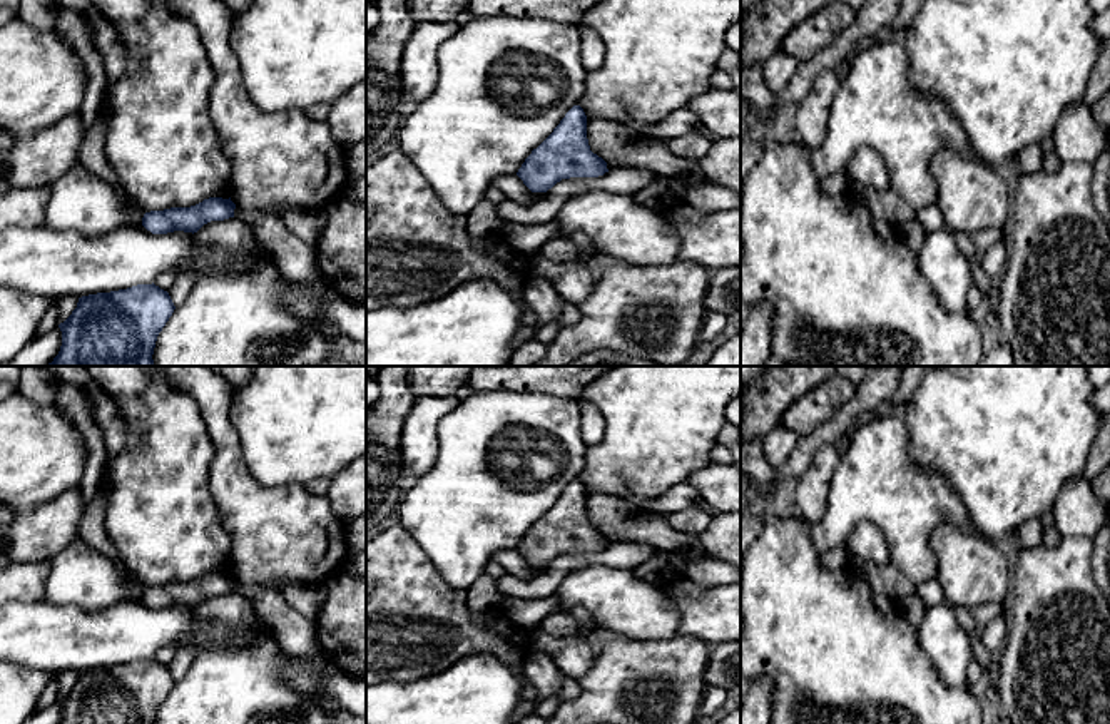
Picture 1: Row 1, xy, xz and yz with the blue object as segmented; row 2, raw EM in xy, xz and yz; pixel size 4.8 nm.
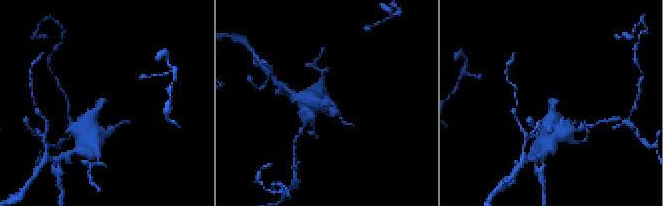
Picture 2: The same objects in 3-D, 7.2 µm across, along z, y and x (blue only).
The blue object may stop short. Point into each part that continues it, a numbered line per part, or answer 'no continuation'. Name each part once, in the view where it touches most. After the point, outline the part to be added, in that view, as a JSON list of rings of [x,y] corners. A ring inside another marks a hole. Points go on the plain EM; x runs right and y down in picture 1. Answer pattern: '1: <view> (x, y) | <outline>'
no continuation

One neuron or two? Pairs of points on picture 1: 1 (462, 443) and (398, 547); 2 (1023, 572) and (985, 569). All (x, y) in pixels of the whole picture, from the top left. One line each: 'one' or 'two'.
1: two
2: two

